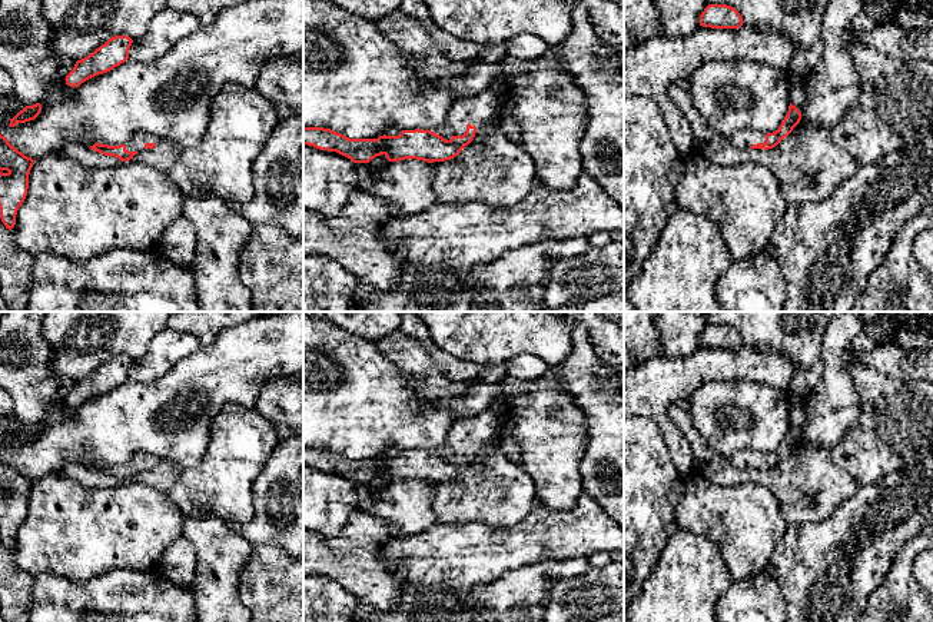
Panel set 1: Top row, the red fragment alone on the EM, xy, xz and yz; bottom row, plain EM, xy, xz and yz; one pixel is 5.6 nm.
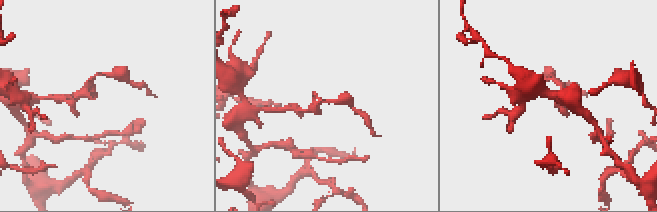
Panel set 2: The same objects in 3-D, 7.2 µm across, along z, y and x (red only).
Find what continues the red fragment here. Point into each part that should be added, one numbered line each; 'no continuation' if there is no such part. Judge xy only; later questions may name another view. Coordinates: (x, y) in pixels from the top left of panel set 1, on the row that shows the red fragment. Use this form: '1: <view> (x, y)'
1: xy (138, 143)

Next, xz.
1: xz (478, 110)

